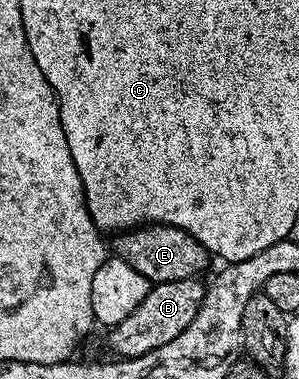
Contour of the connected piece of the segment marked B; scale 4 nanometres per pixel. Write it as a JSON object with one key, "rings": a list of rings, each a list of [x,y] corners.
{"rings":[[[196,278],[193,280],[178,280],[177,282],[161,282],[151,284],[149,294],[145,294],[145,299],[129,318],[122,322],[117,322],[109,329],[111,336],[111,348],[116,357],[126,358],[128,356],[140,356],[149,354],[149,350],[157,350],[157,346],[165,346],[165,342],[173,342],[193,318],[201,310],[201,302],[205,298],[207,289],[204,281]]]}

